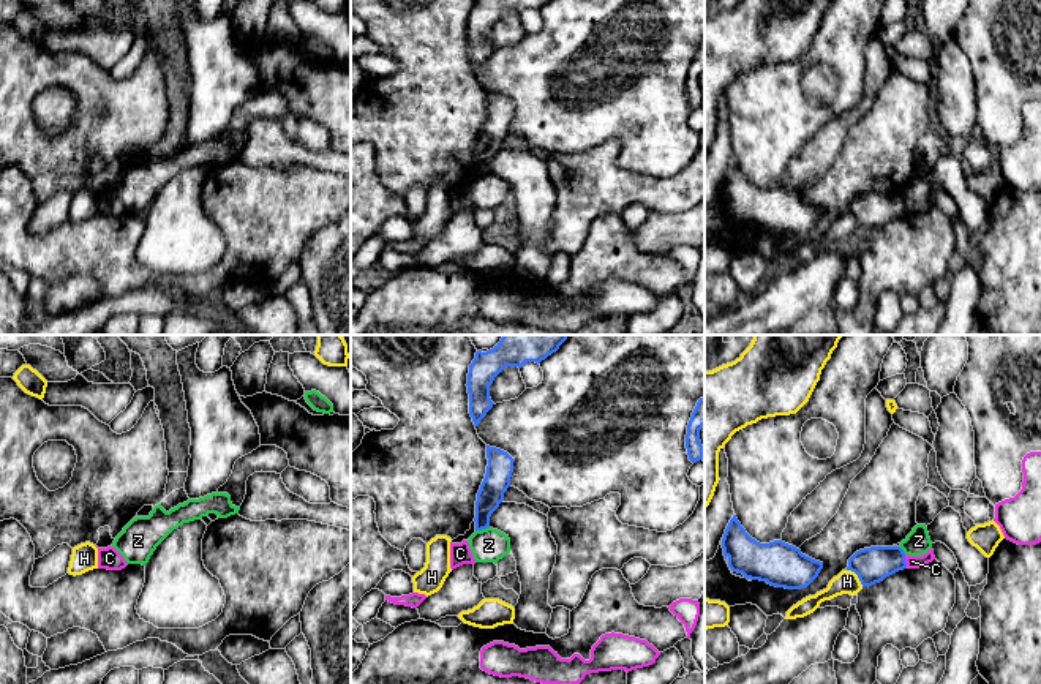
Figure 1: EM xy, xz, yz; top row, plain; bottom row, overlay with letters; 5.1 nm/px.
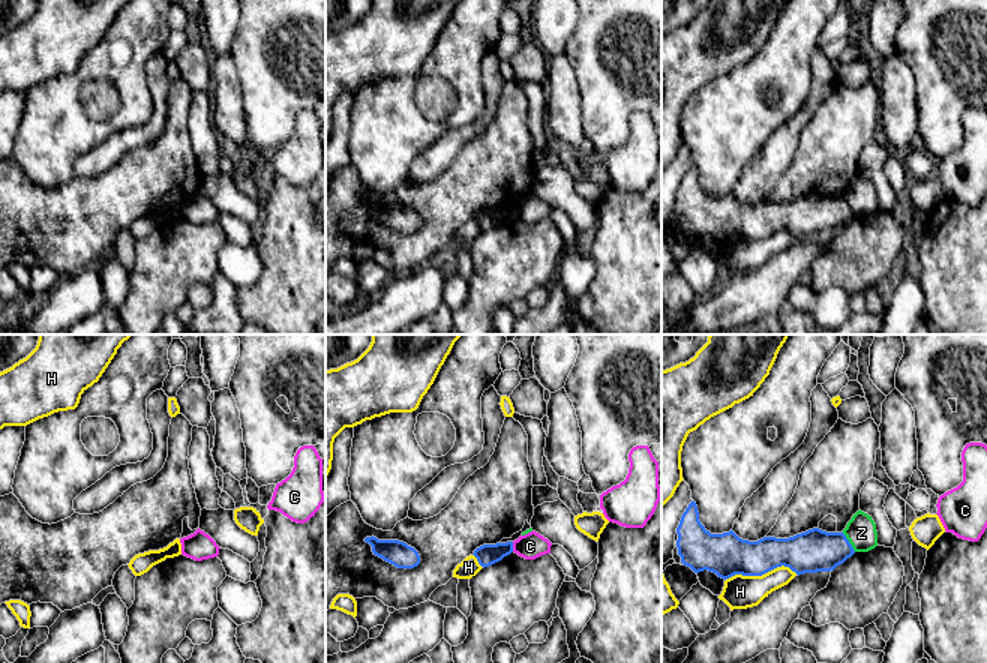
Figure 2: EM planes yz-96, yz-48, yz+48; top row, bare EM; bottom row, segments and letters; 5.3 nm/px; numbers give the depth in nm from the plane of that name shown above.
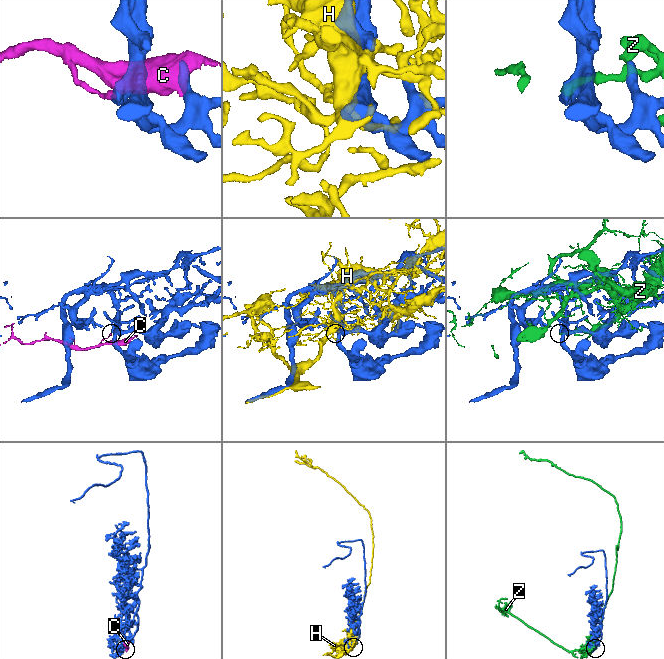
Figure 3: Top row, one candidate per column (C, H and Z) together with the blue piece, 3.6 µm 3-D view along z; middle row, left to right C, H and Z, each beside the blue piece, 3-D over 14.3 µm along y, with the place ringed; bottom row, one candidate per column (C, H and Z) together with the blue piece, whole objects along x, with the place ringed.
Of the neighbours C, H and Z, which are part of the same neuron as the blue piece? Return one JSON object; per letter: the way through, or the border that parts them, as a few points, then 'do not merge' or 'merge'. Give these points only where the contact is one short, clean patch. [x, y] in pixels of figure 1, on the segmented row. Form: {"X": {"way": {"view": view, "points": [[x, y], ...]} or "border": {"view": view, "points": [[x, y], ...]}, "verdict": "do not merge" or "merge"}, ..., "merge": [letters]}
{"C": {"border": {"view": "yz", "points": [[904, 555], [907, 566]]}, "verdict": "do not merge"}, "H": {"verdict": "do not merge"}, "Z": {"verdict": "do not merge"}, "merge": []}

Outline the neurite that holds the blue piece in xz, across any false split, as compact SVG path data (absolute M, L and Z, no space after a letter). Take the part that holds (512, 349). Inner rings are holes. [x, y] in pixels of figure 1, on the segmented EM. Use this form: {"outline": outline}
{"outline": "M502 335L501 341L490 351L475 352L469 365L468 393L469 414L477 427L493 408L490 385L505 366L521 368L528 362L540 363L556 352L569 335Z"}

